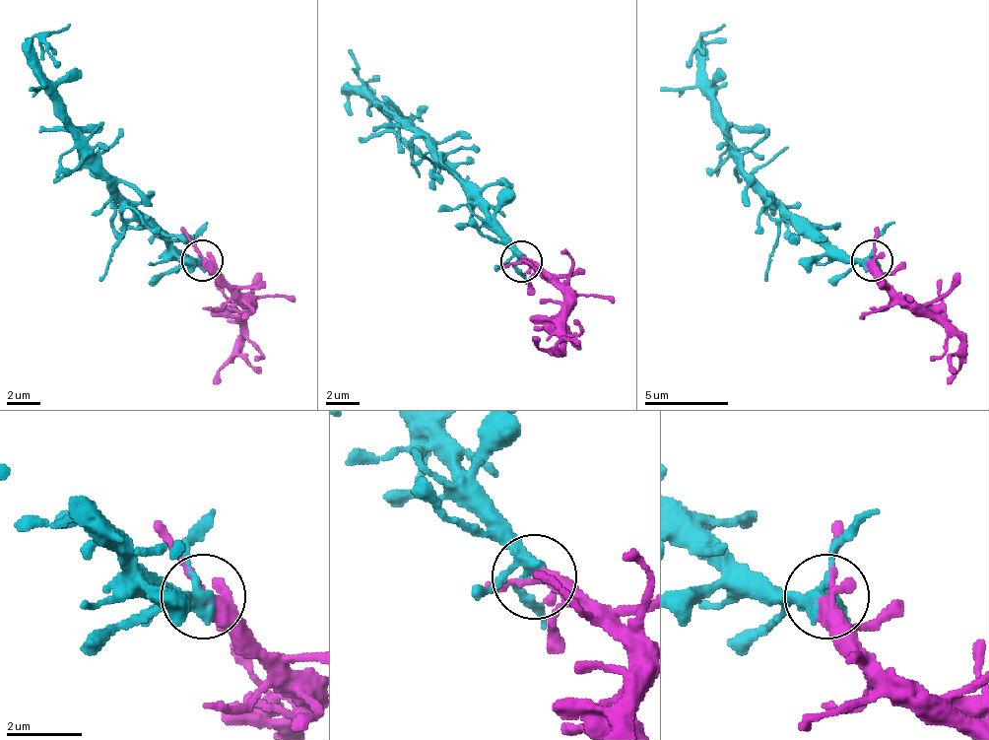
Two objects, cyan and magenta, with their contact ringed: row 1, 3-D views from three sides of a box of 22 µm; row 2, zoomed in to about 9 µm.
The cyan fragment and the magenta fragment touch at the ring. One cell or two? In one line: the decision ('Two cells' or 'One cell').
One cell

